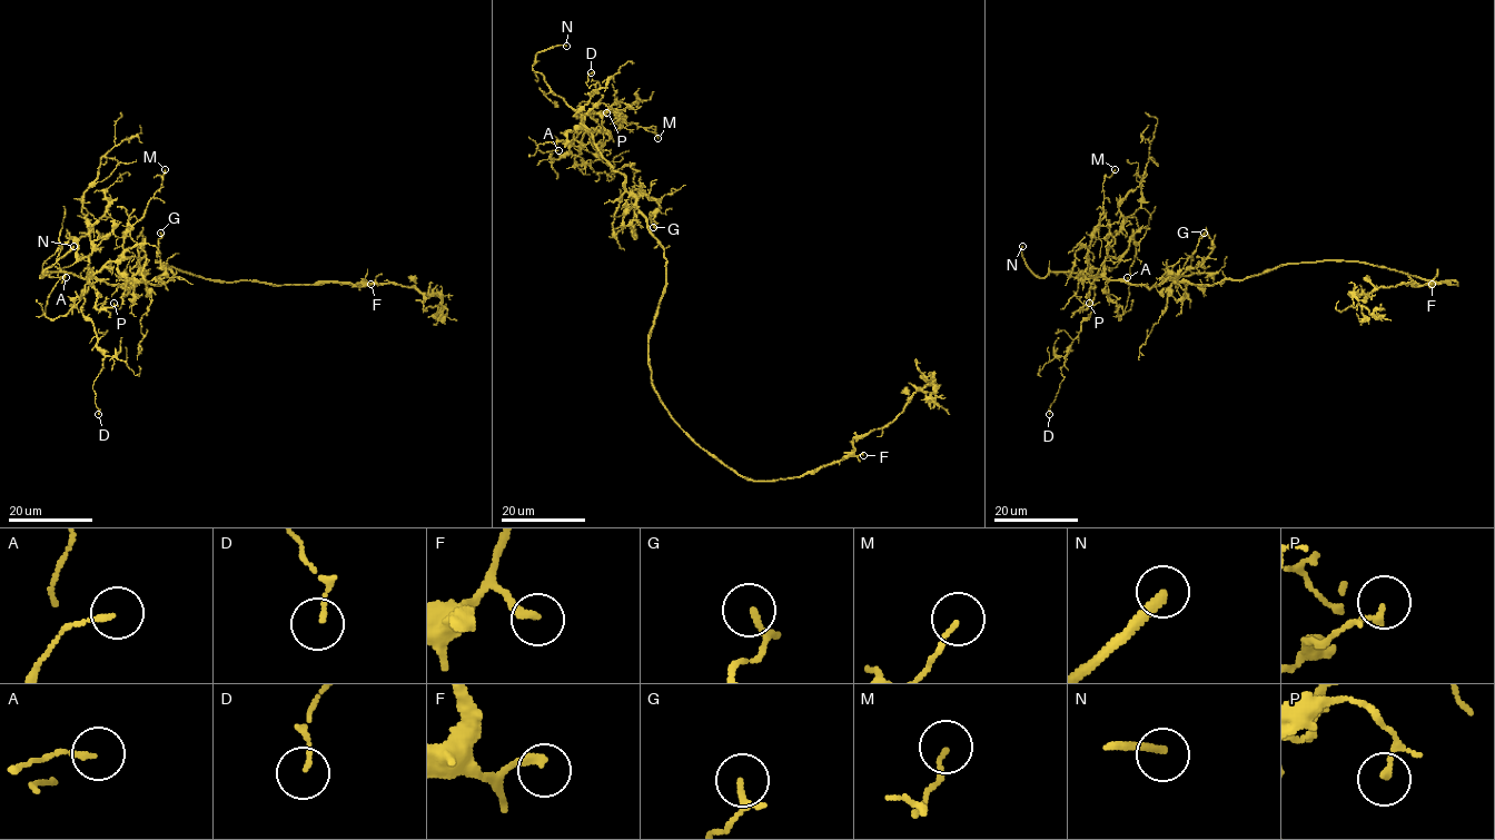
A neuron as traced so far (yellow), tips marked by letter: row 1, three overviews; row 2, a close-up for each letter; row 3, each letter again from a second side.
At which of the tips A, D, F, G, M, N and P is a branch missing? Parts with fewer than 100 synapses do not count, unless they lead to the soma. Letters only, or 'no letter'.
N

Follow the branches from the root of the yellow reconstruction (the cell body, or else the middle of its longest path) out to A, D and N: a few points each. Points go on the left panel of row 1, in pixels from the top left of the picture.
A: (156, 260), (174, 279), (155, 285), (136, 274), (129, 288), (97, 280), (50, 319), (48, 296), (66, 277)
D: (156, 260), (174, 279), (86, 285), (81, 312), (105, 356), (92, 385), (98, 414)
N: (156, 260), (174, 279), (155, 285), (136, 274), (125, 288), (62, 272), (39, 277), (73, 246)

